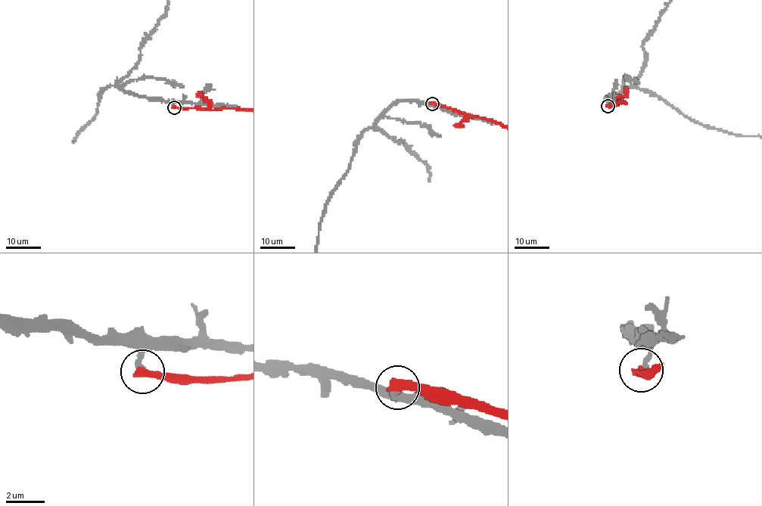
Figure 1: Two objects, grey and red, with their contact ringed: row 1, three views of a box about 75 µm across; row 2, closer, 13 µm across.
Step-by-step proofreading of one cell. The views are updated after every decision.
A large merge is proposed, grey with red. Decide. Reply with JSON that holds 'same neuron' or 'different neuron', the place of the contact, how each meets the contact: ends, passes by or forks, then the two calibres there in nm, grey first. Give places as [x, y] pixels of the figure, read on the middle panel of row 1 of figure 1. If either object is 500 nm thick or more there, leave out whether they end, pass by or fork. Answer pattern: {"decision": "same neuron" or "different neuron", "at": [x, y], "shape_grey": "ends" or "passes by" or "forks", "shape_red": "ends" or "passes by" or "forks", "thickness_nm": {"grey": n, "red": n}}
{"decision": "different neuron", "at": [432, 103], "shape_grey": "ends", "shape_red": "ends", "thickness_nm": {"grey": 280, "red": 480}}

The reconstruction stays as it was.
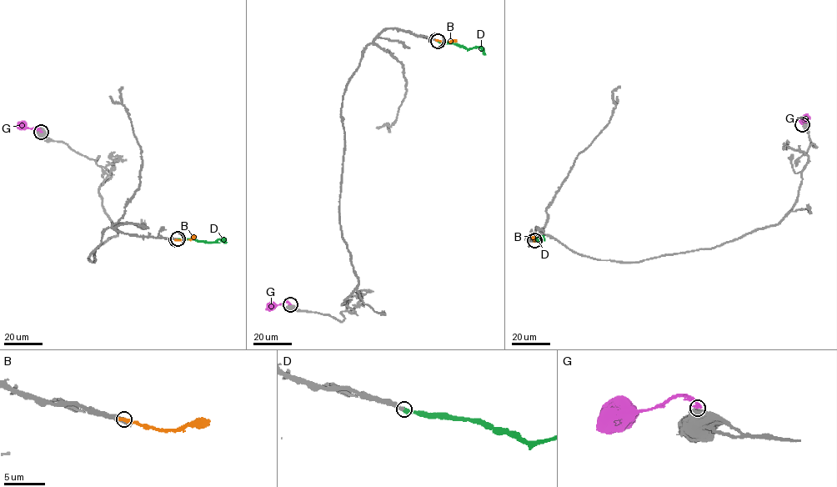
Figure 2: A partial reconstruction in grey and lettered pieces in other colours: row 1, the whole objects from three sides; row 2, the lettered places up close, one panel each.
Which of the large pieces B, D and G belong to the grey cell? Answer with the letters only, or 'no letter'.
D

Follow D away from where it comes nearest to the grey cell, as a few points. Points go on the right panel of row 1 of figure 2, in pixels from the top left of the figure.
D: (534, 240), (540, 241), (538, 237), (542, 236), (544, 240)

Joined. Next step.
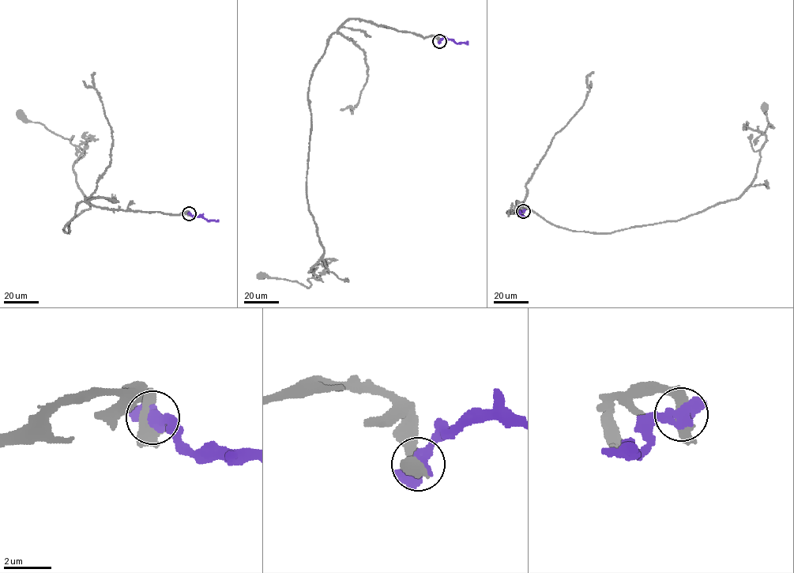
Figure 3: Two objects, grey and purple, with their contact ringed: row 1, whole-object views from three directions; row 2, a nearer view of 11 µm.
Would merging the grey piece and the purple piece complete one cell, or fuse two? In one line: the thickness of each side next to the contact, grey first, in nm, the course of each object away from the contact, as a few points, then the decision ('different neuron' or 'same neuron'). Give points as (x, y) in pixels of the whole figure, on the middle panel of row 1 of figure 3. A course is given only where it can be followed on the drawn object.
600 nm thick on the grey side, 750 nm on the other; grey runs (439, 42), (356, 19), (329, 38), (308, 92), (306, 197), (324, 254), (309, 272), (321, 280), (261, 276); purple runs (439, 42), (447, 38), (457, 43), (468, 44); different neuron

